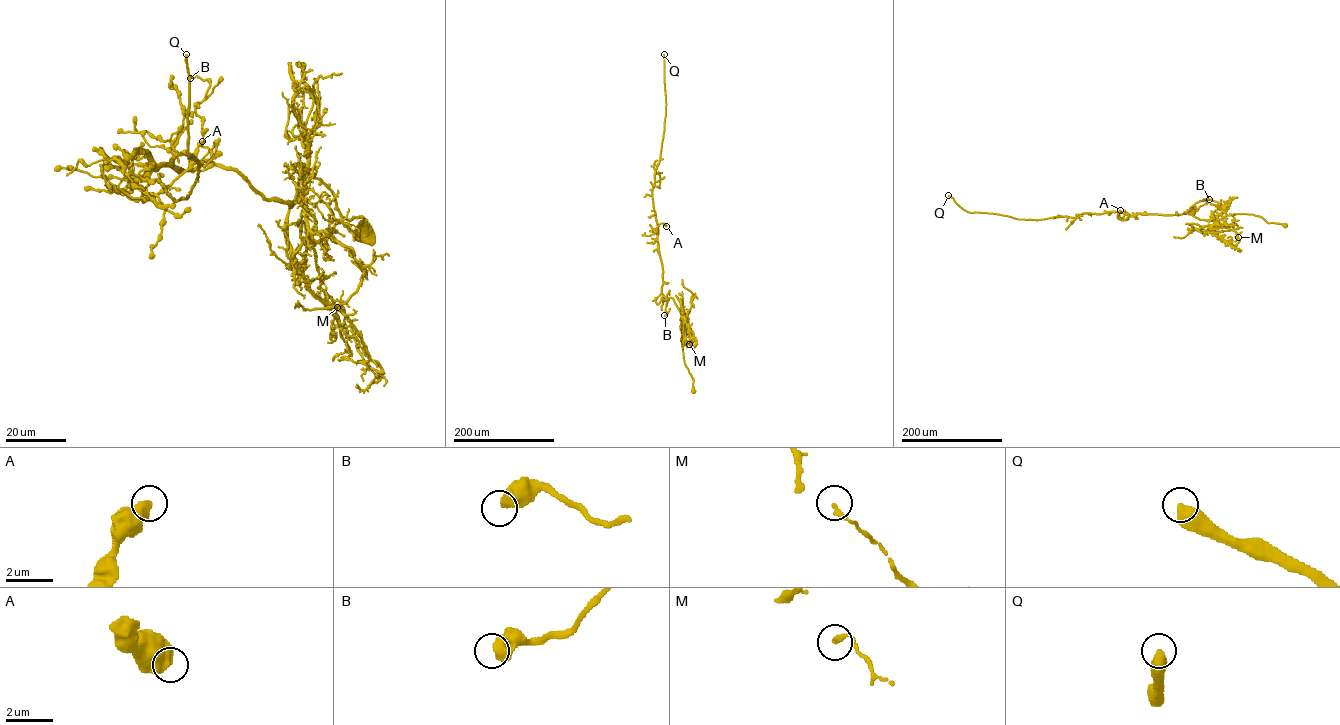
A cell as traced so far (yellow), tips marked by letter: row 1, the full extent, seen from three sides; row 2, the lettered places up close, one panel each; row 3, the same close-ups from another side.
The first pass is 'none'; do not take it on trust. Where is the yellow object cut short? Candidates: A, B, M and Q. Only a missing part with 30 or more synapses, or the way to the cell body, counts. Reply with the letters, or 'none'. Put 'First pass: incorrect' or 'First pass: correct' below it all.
Q
First pass: incorrect

